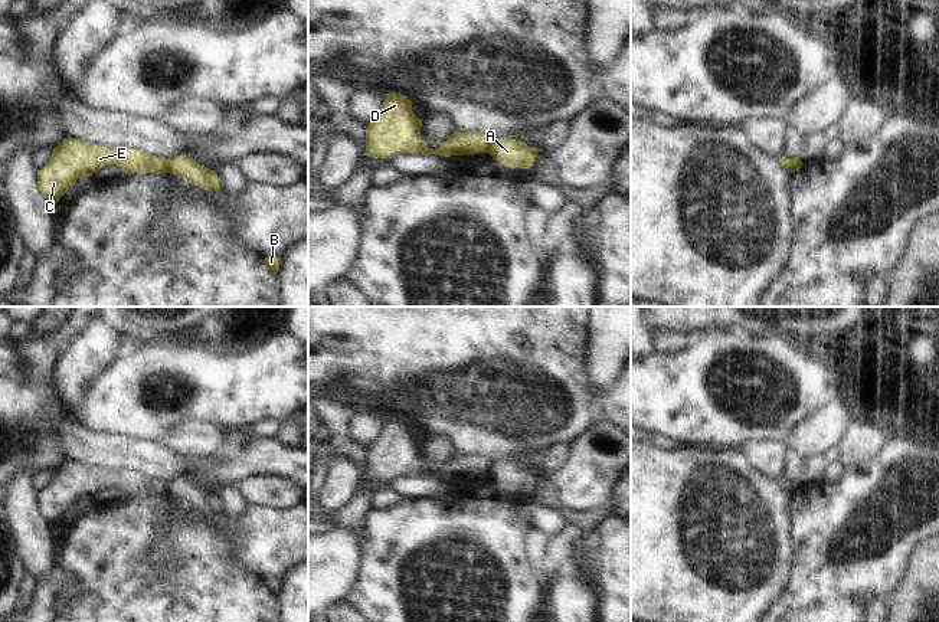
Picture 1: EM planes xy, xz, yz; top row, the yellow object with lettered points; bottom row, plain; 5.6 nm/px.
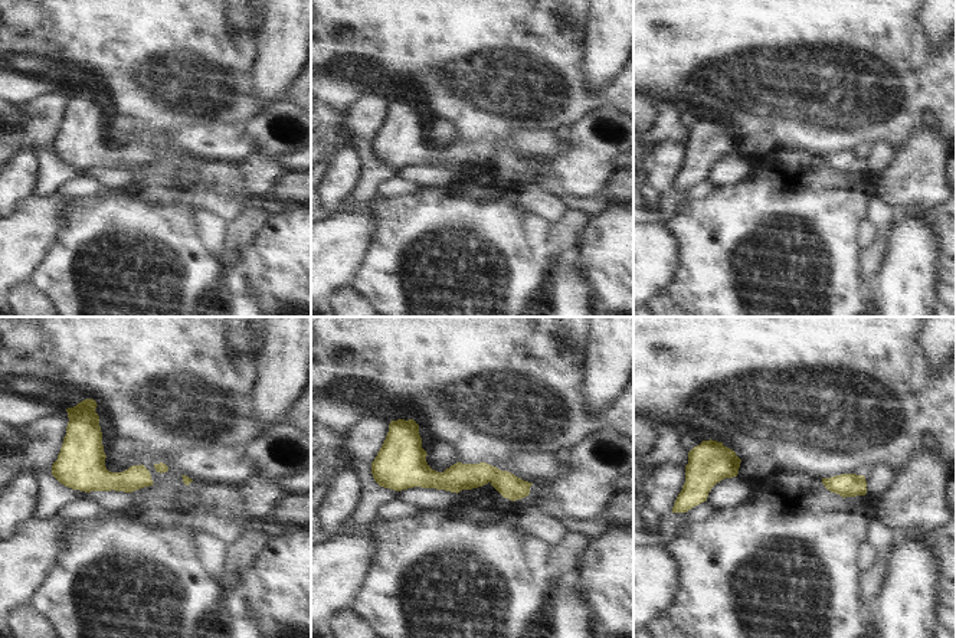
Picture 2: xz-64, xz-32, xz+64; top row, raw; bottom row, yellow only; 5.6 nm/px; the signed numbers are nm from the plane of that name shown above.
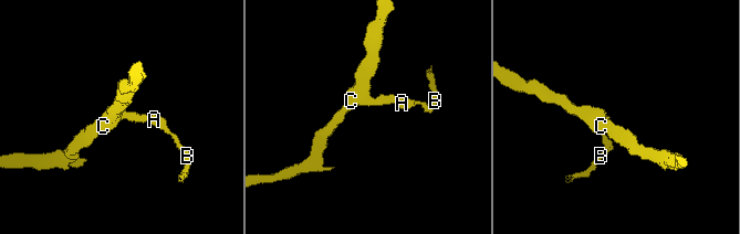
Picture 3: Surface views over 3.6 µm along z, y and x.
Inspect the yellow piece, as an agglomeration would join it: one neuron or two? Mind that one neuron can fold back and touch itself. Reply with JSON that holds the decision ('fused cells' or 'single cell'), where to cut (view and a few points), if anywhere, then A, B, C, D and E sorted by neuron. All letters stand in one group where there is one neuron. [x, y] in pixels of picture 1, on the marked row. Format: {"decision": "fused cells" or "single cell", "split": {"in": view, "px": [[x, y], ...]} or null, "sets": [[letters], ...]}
{"decision": "fused cells", "split": {"in": "xy", "px": [[169, 159], [166, 172]]}, "sets": [["A", "B"], ["C", "D", "E"]]}

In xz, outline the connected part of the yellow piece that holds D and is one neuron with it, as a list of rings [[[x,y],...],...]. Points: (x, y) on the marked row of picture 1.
[[[396,92],[386,94],[386,99],[380,107],[379,114],[366,127],[366,156],[370,158],[392,158],[403,153],[428,153],[441,157],[467,156],[487,153],[494,140],[491,135],[480,131],[455,131],[446,141],[433,150],[421,137],[421,127],[422,120],[415,117],[410,99]]]

